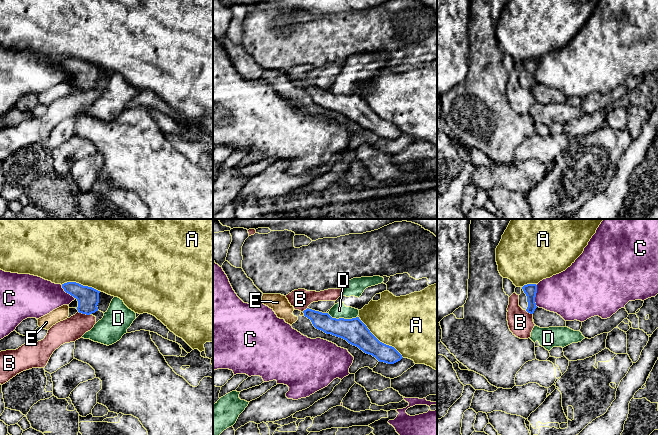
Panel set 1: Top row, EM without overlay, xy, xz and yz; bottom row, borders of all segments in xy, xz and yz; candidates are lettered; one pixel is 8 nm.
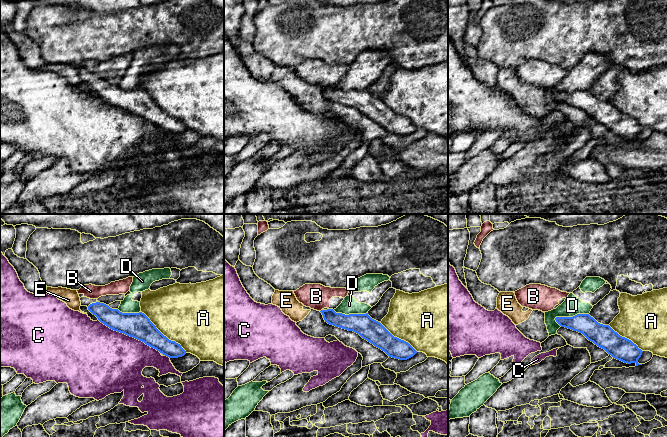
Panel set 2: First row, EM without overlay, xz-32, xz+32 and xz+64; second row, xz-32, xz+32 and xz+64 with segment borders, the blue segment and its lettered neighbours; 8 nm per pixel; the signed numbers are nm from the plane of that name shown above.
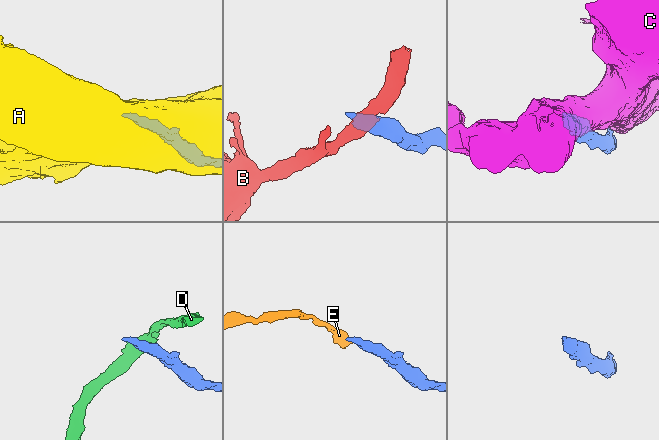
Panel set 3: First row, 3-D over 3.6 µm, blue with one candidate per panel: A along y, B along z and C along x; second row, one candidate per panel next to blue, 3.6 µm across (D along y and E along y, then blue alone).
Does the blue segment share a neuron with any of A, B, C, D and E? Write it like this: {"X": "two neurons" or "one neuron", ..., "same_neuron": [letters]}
{"A": "two neurons", "B": "two neurons", "C": "two neurons", "D": "two neurons", "E": "two neurons", "same_neuron": []}

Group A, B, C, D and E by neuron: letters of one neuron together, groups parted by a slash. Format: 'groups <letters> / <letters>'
groups A / B / C / D / E

